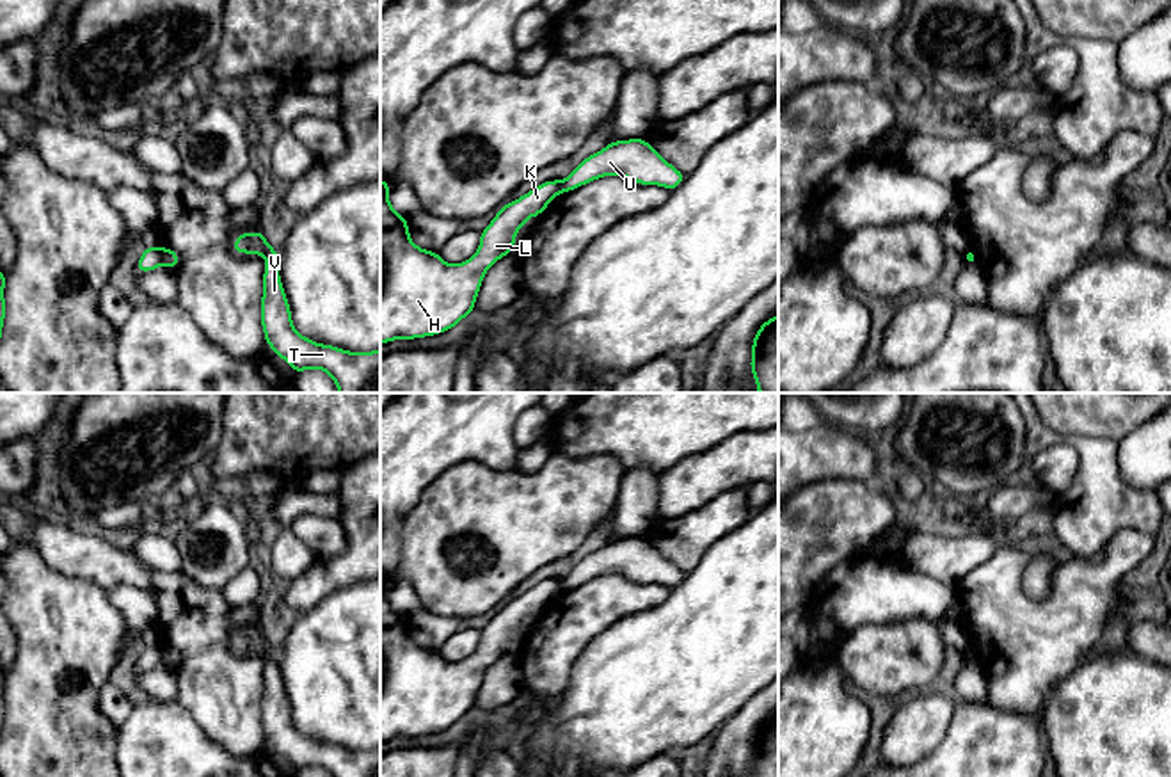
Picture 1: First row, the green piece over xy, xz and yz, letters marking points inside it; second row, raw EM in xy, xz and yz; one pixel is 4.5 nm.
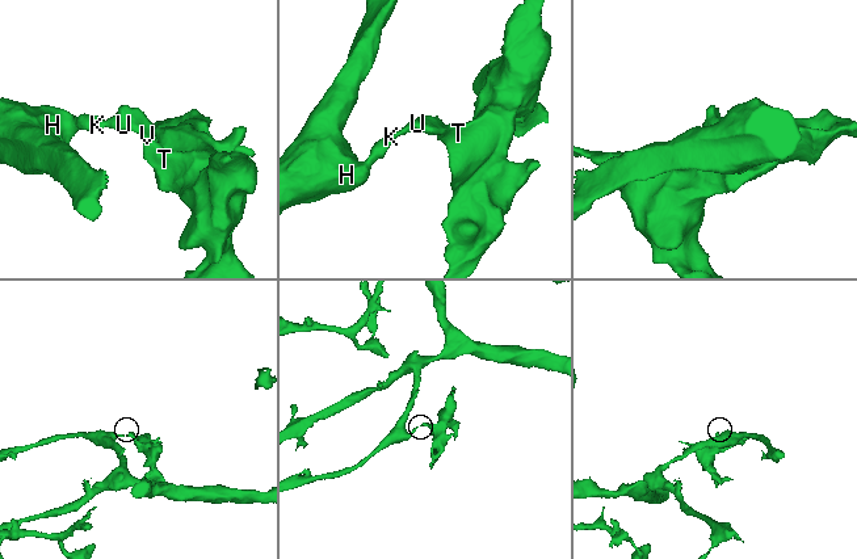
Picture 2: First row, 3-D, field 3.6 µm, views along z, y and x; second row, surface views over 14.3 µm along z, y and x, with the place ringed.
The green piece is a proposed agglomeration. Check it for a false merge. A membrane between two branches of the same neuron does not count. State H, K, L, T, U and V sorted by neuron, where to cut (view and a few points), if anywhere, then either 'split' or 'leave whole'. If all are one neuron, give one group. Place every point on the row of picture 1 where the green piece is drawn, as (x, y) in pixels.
H K L / T U V; cut in xy along (160, 249), (162, 264); split

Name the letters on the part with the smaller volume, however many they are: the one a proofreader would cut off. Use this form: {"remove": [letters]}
{"remove": ["T", "U", "V"]}

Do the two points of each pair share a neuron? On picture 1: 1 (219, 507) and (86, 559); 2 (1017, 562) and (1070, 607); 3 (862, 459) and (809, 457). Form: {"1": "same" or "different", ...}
{"1": "different", "2": "same", "3": "same"}

